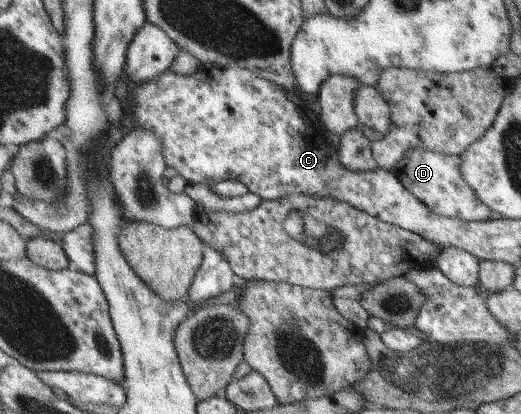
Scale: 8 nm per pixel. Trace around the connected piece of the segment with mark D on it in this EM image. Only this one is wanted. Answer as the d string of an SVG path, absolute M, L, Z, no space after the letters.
M414 148L402 156L400 163L393 169L401 178L402 184L409 189L418 200L422 200L428 209L440 216L458 218L469 222L488 222L494 216L492 208L484 204L476 190L470 184L466 184L466 178L460 174L460 155L442 154L426 148Z

